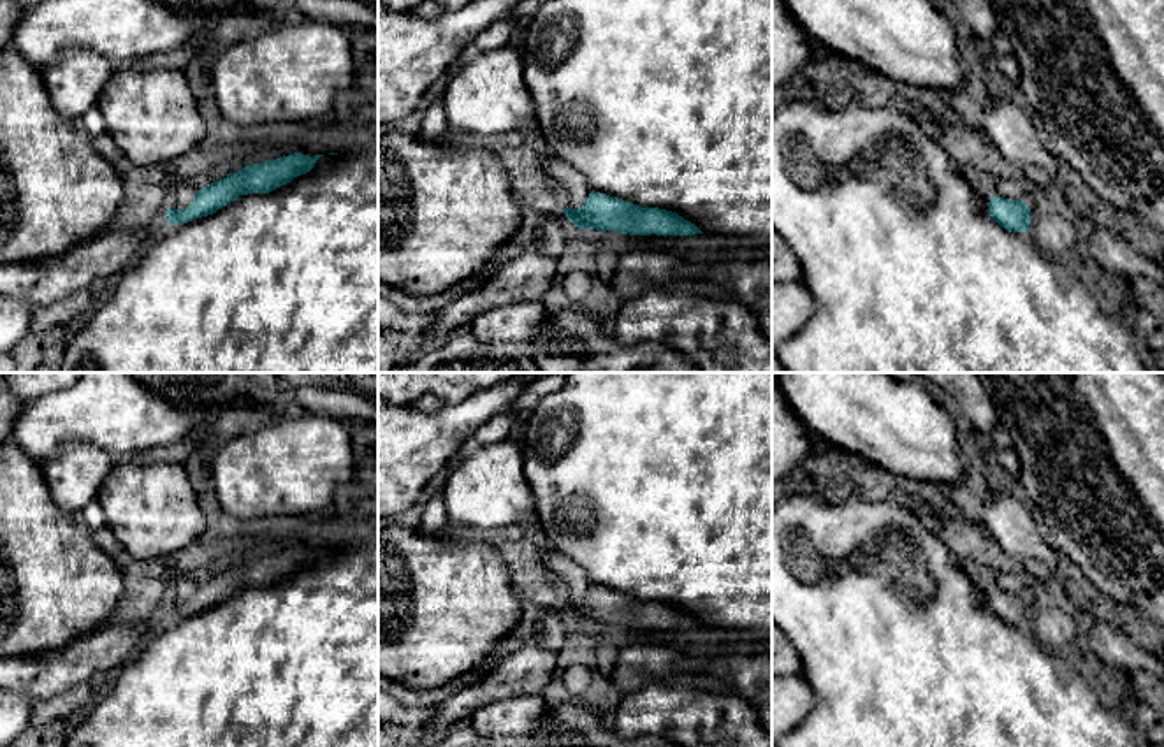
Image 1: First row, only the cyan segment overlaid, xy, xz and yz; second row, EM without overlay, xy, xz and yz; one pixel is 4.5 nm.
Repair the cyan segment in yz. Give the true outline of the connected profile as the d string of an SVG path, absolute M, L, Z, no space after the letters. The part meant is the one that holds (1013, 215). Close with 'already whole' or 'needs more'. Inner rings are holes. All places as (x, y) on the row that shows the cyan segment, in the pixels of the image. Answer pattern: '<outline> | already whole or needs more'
M992 197L988 214L1009 232L1027 232L1030 225L1030 207L1023 200Z | already whole

